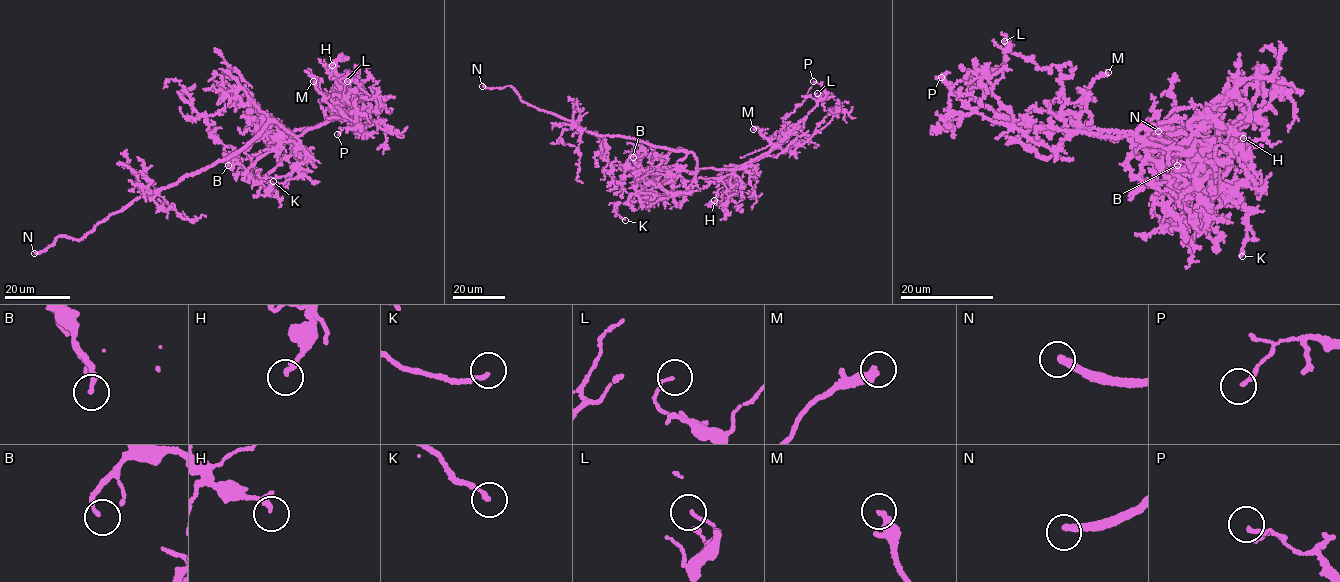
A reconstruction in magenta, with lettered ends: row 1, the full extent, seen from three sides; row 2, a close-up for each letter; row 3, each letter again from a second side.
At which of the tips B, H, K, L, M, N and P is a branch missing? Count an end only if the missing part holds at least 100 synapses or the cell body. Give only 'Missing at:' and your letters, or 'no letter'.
Missing at: N

